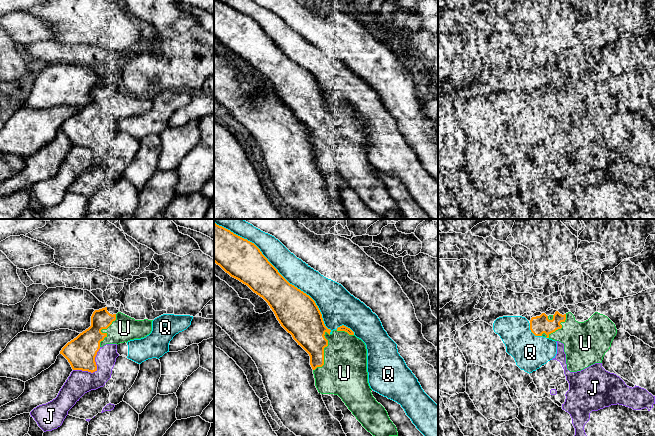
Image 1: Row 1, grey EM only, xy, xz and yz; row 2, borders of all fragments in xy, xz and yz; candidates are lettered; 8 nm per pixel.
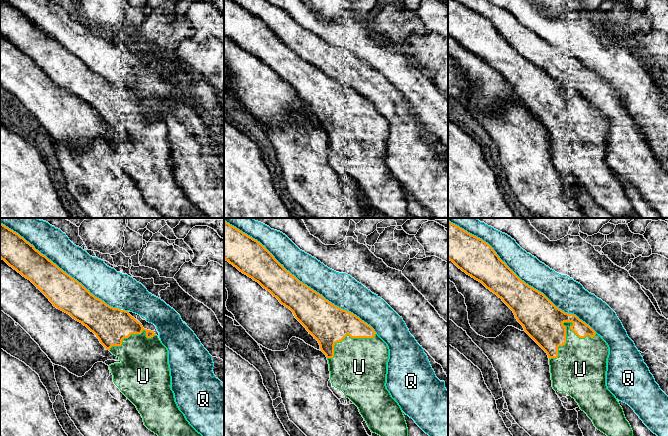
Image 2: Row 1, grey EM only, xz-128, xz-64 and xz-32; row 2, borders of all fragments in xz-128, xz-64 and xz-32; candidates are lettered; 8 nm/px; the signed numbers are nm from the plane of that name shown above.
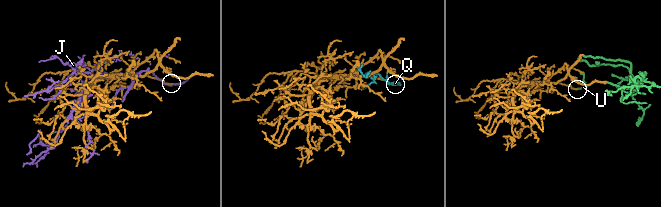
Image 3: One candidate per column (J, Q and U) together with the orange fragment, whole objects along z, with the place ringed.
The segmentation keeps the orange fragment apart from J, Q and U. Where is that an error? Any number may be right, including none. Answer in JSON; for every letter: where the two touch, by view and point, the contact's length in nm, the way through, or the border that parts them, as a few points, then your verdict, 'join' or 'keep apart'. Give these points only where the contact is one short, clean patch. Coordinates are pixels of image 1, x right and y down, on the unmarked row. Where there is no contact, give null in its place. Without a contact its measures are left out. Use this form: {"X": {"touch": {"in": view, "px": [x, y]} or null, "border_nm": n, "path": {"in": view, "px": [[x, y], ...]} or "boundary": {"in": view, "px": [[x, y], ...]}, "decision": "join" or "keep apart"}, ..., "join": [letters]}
{"J": {"touch": {"in": "xy", "px": [95, 146]}, "border_nm": 300, "decision": "keep apart"}, "Q": {"touch": {"in": "xz", "px": [279, 49]}, "border_nm": 1250, "decision": "keep apart"}, "U": {"touch": {"in": "xz", "px": [323, 129]}, "border_nm": 340, "decision": "join"}, "join": ["U"]}

